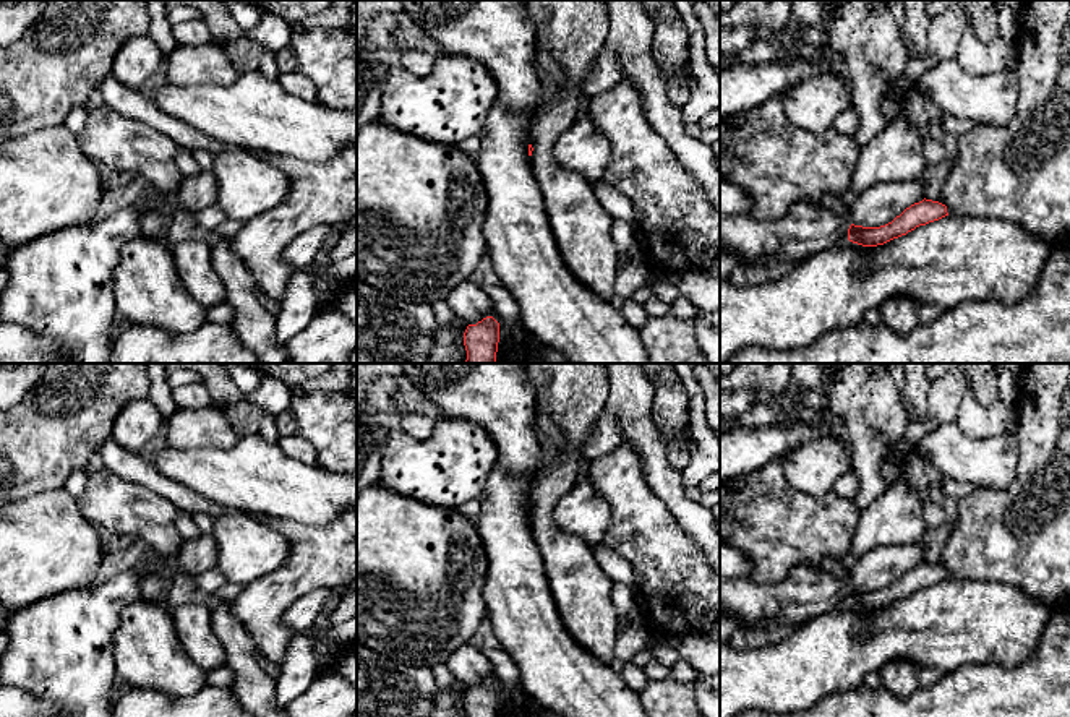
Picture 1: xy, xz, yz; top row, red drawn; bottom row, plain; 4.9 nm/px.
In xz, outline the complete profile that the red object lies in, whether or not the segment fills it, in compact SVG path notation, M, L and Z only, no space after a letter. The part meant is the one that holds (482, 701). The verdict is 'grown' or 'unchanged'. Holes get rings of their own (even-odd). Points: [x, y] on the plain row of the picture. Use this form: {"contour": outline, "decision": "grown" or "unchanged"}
{"contour": "M486 680L477 688L469 688L464 696L467 717L496 717L499 706L499 686Z", "decision": "unchanged"}

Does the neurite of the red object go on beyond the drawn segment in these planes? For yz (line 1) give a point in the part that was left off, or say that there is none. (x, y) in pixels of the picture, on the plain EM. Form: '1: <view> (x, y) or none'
1: none

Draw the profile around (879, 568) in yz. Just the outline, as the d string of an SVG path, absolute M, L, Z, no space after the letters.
M924 543L877 547L858 558L845 579L806 563L773 584L720 579L720 603L749 623L806 625L848 602L851 587L880 590L924 563Z

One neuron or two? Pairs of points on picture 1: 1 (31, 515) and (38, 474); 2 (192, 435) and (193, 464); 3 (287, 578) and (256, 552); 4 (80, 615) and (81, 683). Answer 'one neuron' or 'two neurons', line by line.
1: two neurons
2: two neurons
3: two neurons
4: one neuron

